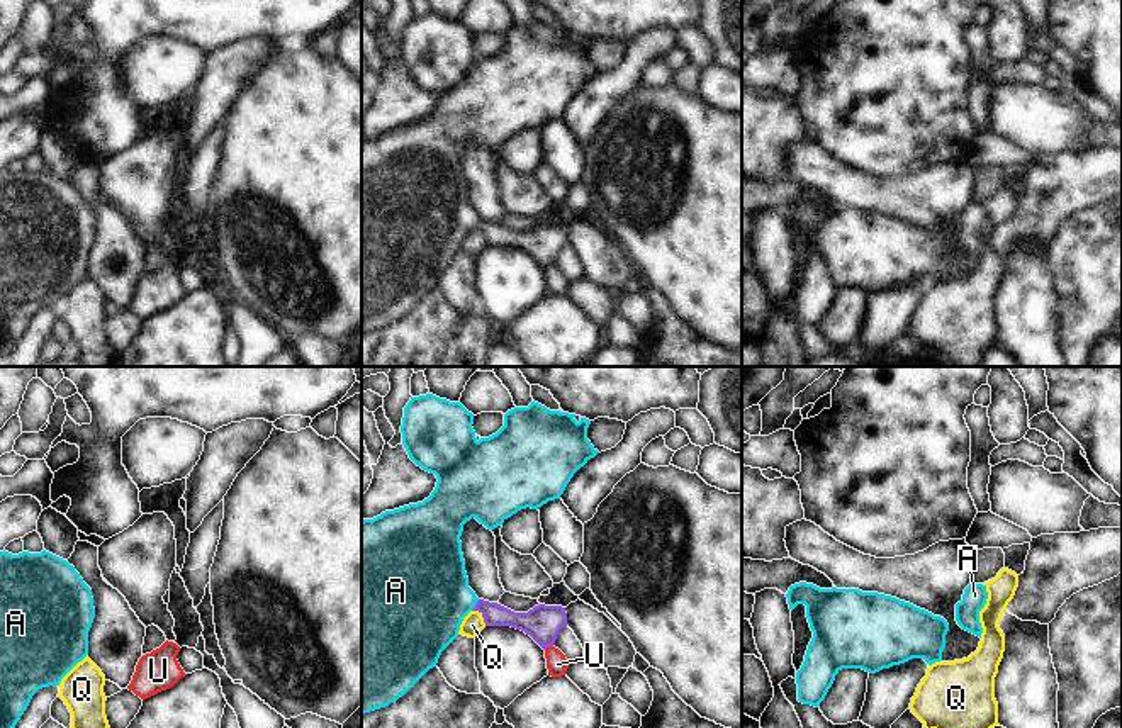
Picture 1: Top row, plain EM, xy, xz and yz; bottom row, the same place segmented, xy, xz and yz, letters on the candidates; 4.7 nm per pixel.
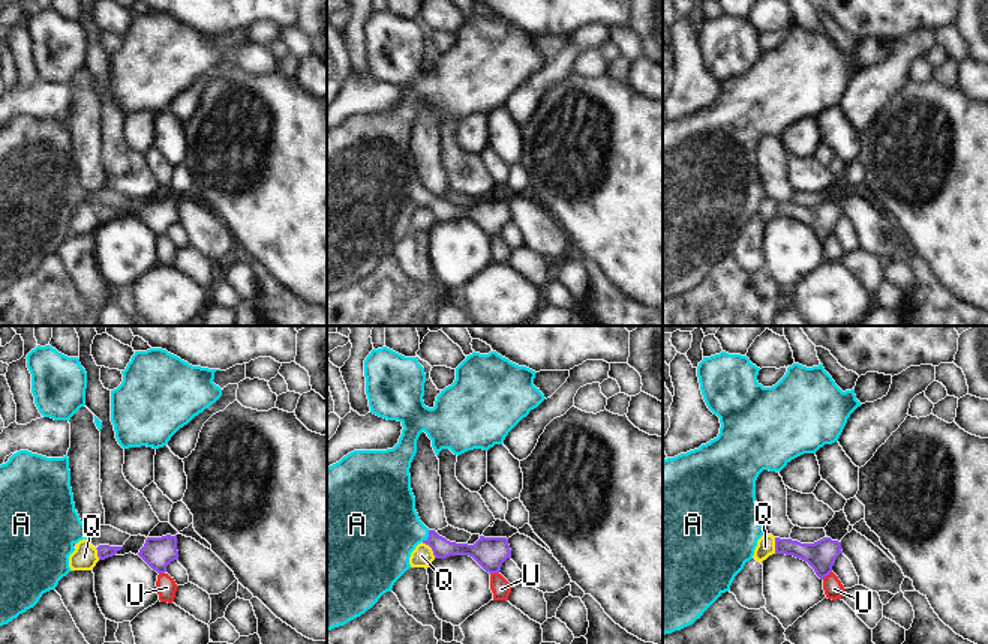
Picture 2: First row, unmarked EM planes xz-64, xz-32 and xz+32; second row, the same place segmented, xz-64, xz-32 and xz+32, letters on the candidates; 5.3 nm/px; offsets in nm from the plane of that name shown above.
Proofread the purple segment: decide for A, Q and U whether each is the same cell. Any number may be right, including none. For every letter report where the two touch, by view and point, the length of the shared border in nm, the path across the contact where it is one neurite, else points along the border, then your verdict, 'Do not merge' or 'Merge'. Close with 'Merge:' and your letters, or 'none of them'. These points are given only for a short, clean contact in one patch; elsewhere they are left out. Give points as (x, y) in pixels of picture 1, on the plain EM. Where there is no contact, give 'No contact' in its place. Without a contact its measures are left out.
A: Touches purple at xz (476, 224). Shared border 70 nm. Path across: xz (494, 235), (484, 226), (476, 224), (425, 214). Merge
Q: Touches purple at xz (482, 236). Shared border 100 nm. Boundary: xz (472, 229), (481, 235), (486, 245). Do not merge
U: Touches purple at xz (547, 267). Shared border 50 nm. Boundary: xz (552, 265), (544, 268). Do not merge
Merge: A.

